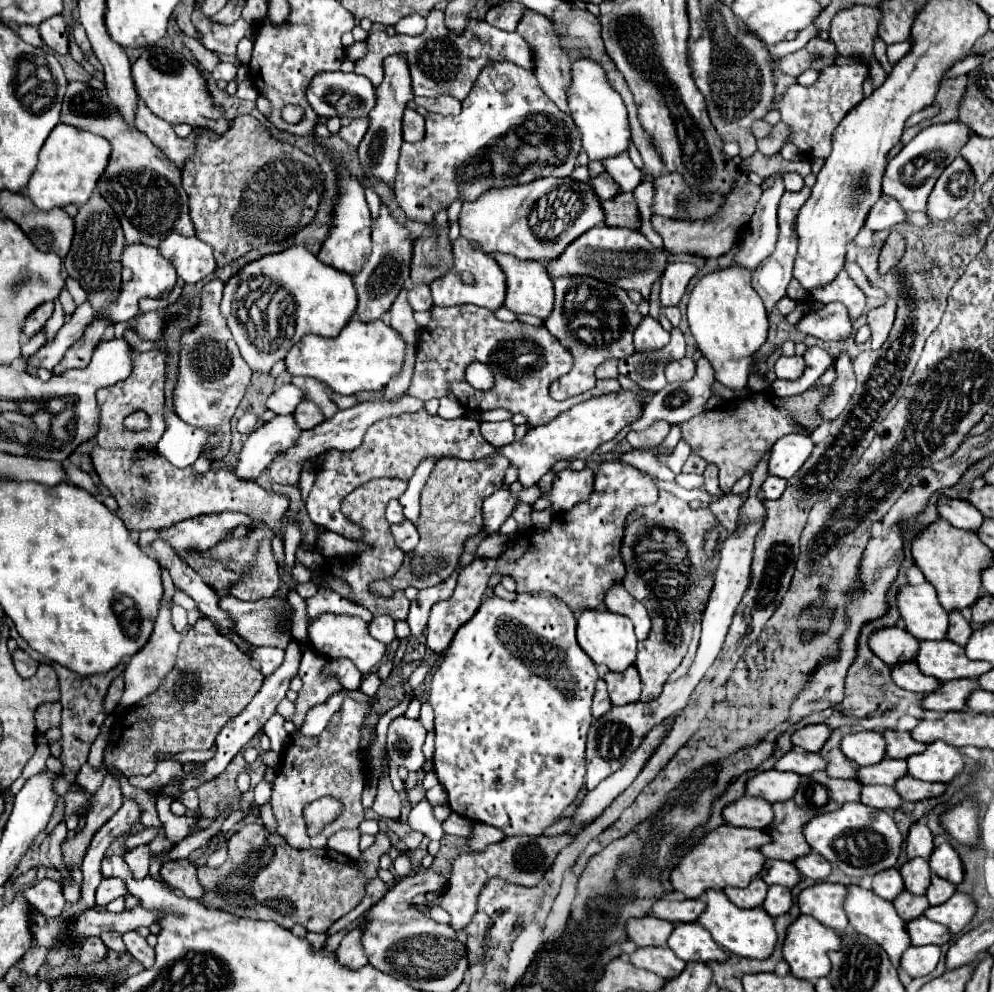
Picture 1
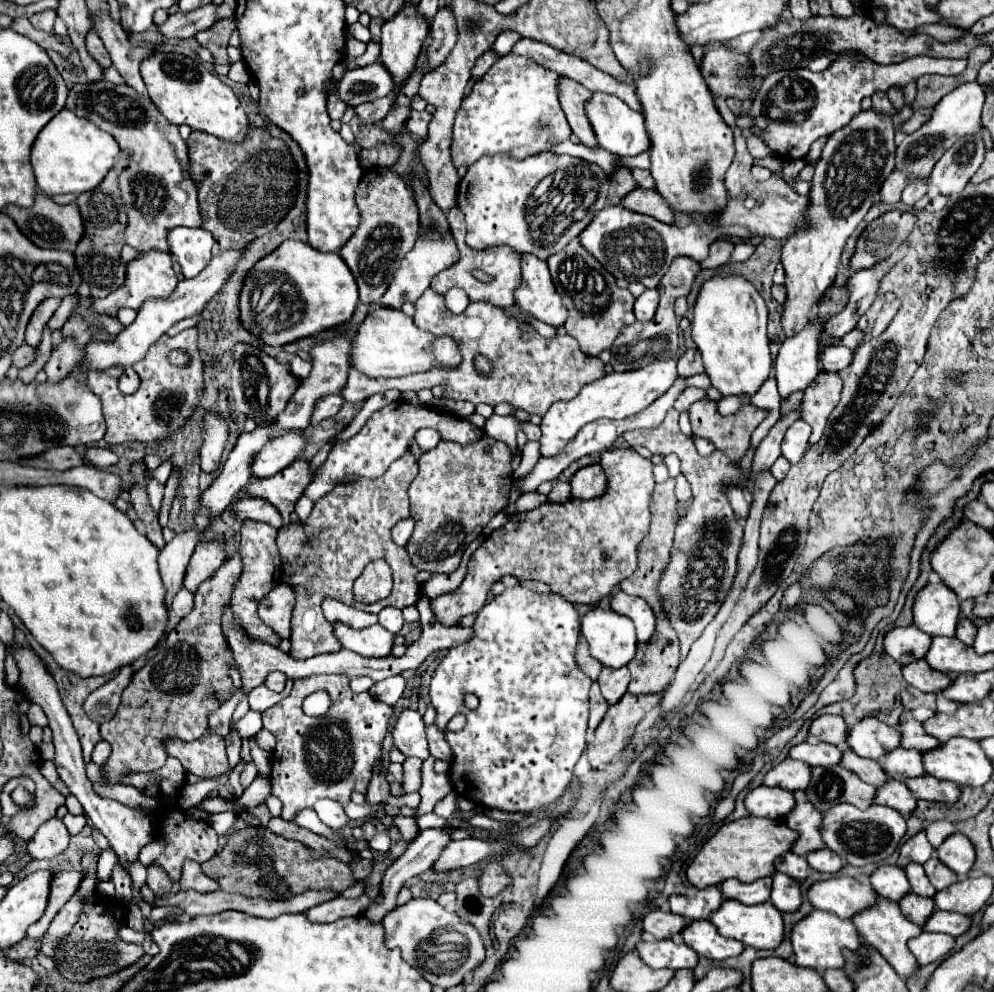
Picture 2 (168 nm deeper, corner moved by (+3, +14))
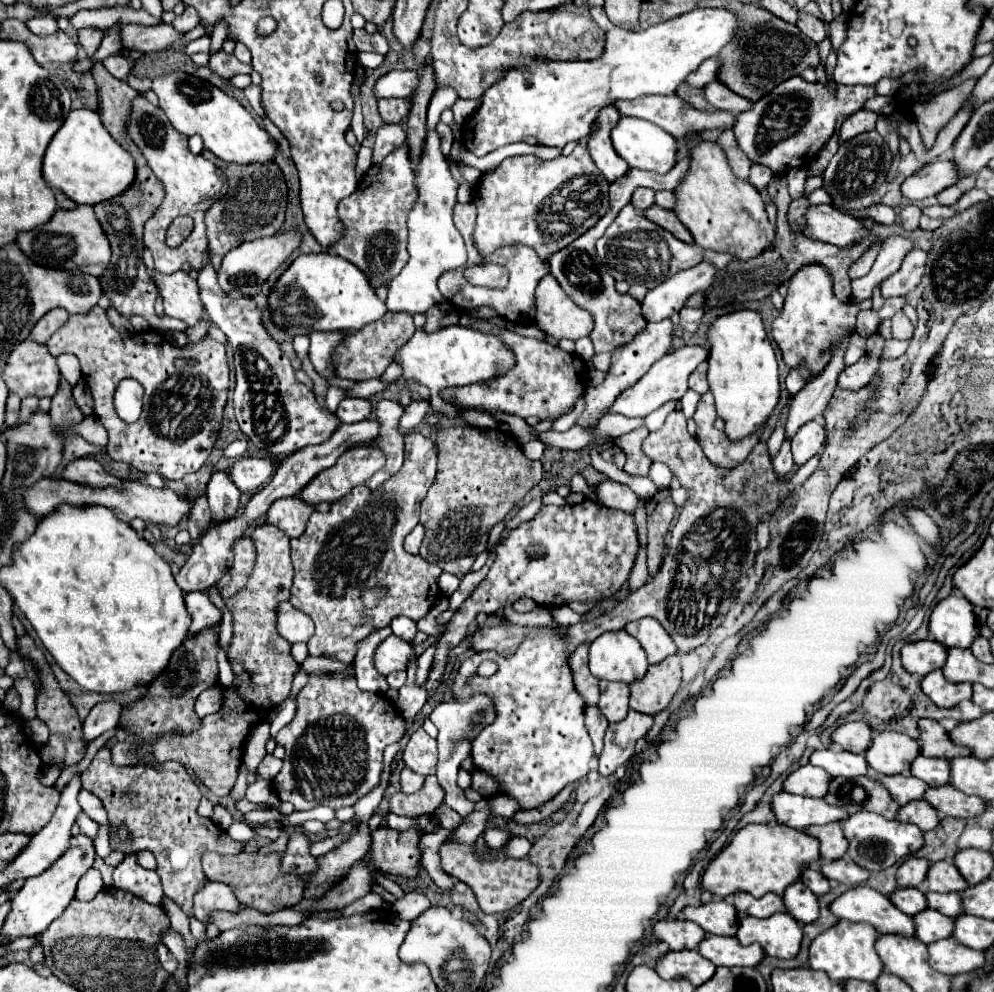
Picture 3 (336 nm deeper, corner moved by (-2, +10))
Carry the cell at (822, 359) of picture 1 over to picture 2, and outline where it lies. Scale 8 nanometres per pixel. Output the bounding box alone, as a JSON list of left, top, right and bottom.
[819,346,853,372]

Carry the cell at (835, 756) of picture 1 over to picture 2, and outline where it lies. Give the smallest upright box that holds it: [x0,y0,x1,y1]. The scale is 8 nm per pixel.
[841,748,887,786]

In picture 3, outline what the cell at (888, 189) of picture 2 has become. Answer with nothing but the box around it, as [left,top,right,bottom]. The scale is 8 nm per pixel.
[902,160,962,200]

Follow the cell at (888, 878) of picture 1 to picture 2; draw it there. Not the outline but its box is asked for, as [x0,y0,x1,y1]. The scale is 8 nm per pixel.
[871,864,911,902]

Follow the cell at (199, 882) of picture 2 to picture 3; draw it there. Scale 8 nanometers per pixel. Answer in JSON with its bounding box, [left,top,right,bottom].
[194,880,240,924]

